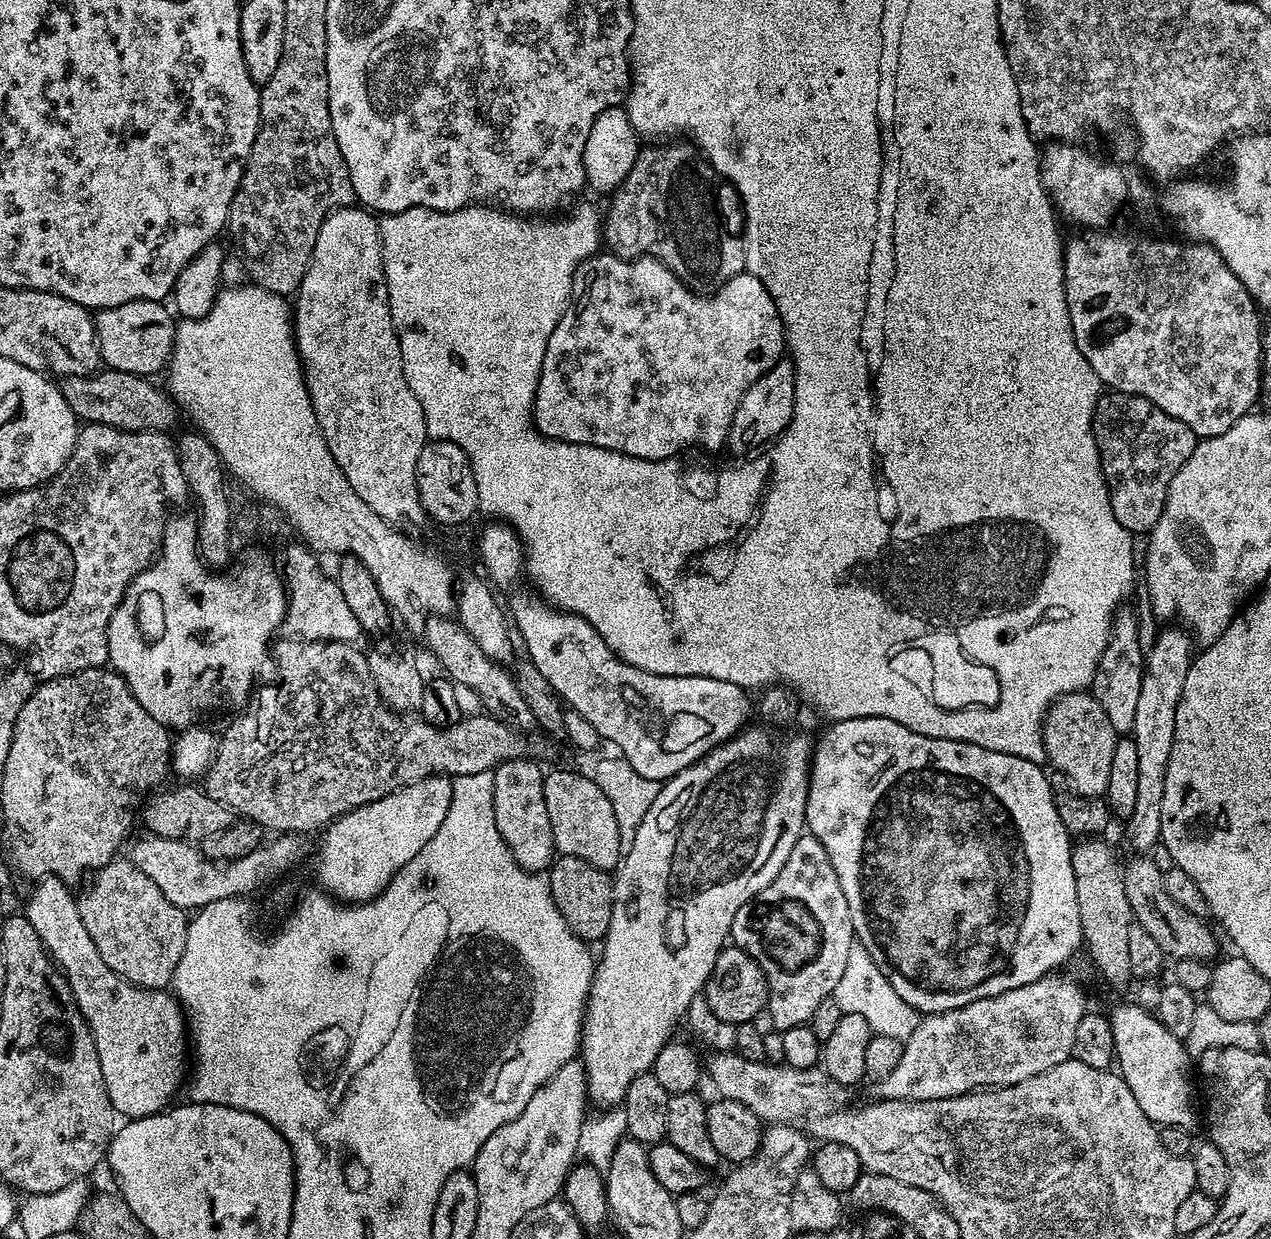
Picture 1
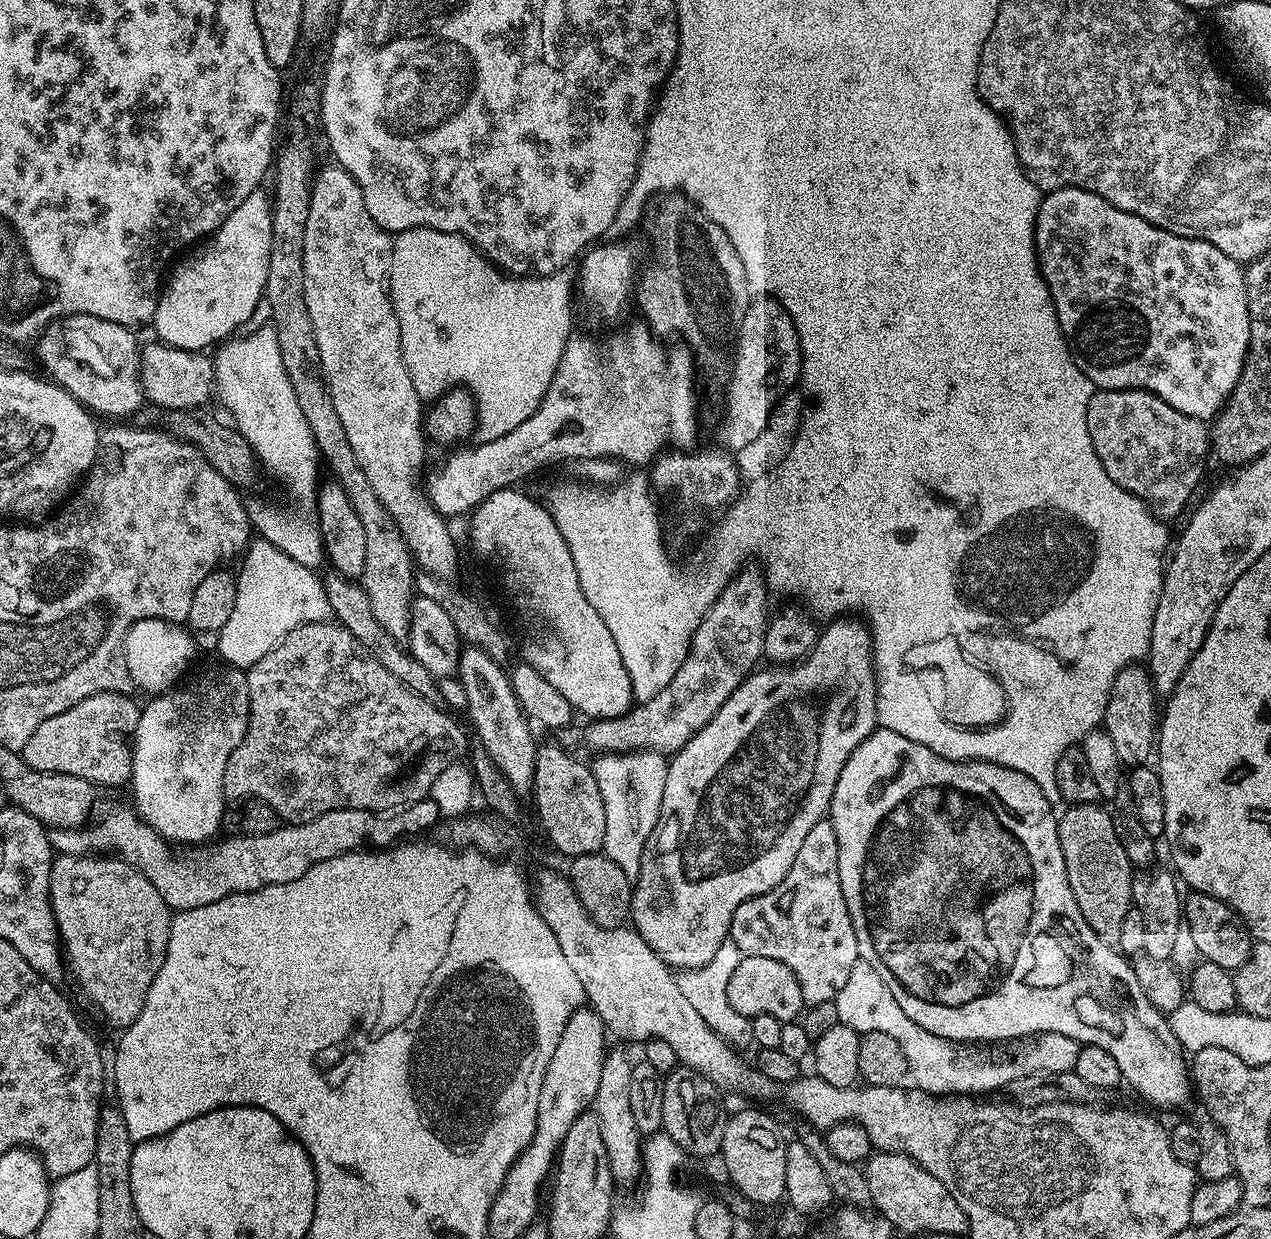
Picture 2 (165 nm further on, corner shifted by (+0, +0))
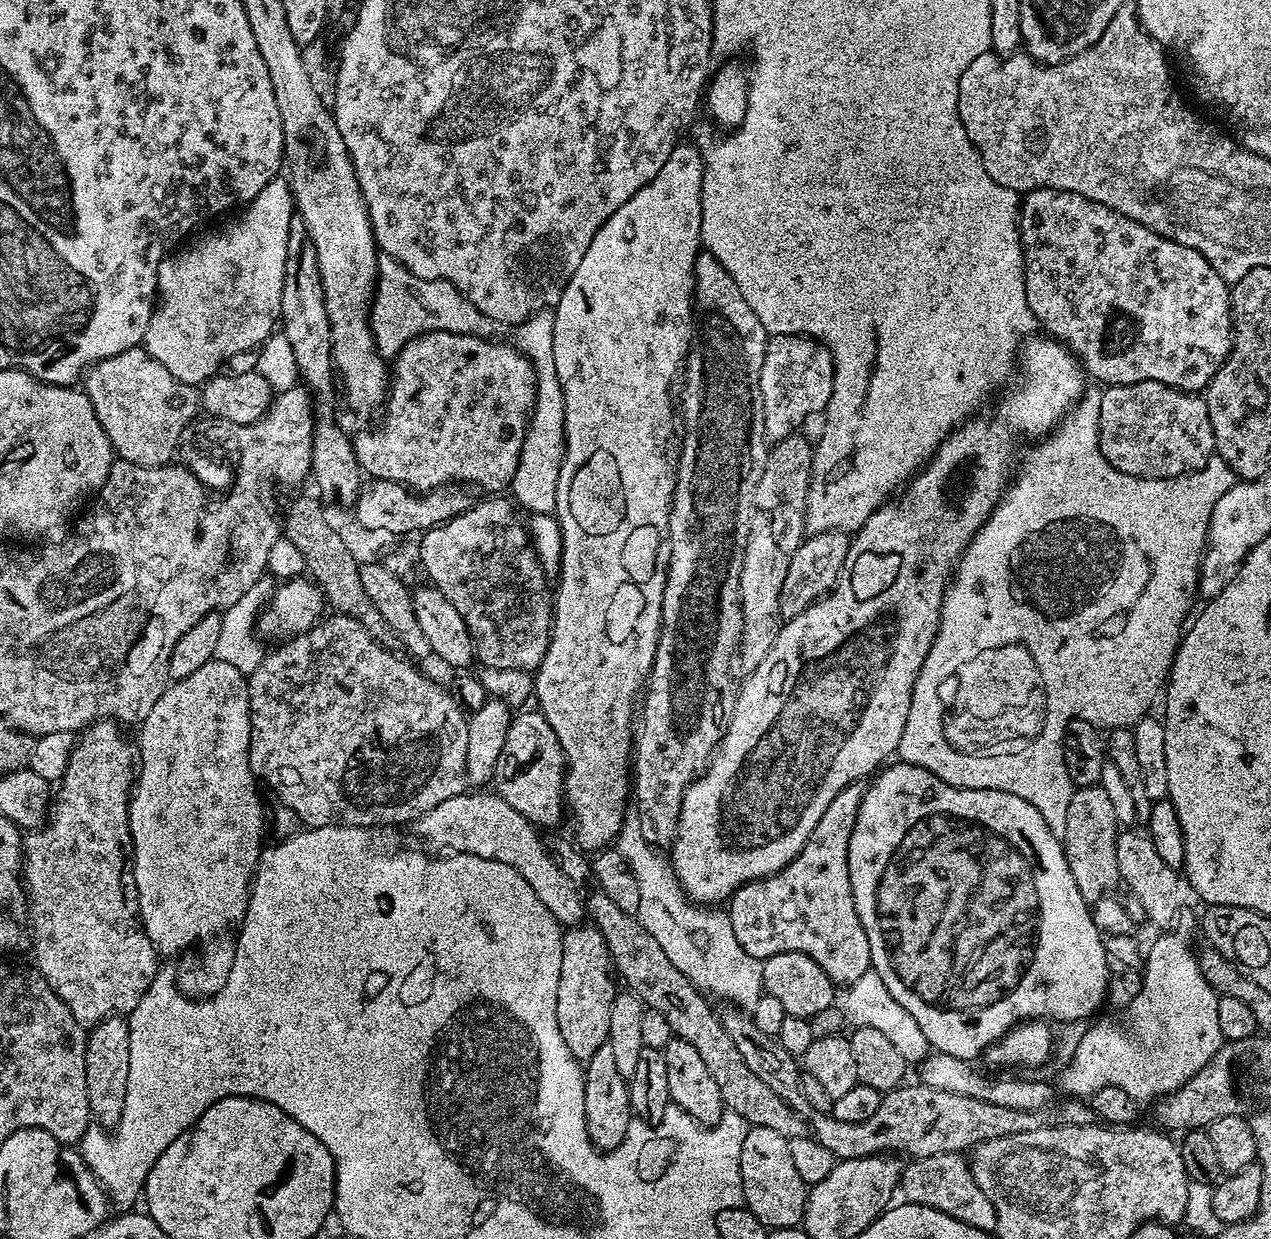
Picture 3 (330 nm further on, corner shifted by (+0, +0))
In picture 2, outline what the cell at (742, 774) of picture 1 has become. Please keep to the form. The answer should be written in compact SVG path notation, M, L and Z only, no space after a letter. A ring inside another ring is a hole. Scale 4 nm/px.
M836 618L825 624L828 625L825 628L823 625L822 631L817 635L811 650L804 655L804 659L787 666L764 666L768 668L761 667L745 676L734 690L734 694L726 698L718 714L714 714L714 718L710 718L710 722L702 726L702 730L698 730L698 734L694 734L694 738L690 738L690 742L686 742L686 746L671 757L666 774L666 790L662 794L660 821L644 843L640 872L636 875L632 889L630 924L636 929L637 934L664 959L664 963L673 969L697 968L710 962L718 946L729 939L734 910L738 910L742 902L758 894L766 894L766 890L778 886L778 882L786 878L790 866L794 866L794 858L798 858L798 850L802 850L802 841L805 840L806 834L810 834L810 826L814 826L819 820L828 816L834 786L838 782L838 774L842 772L846 758L850 758L850 754L857 746L878 727L871 631L856 618Z

